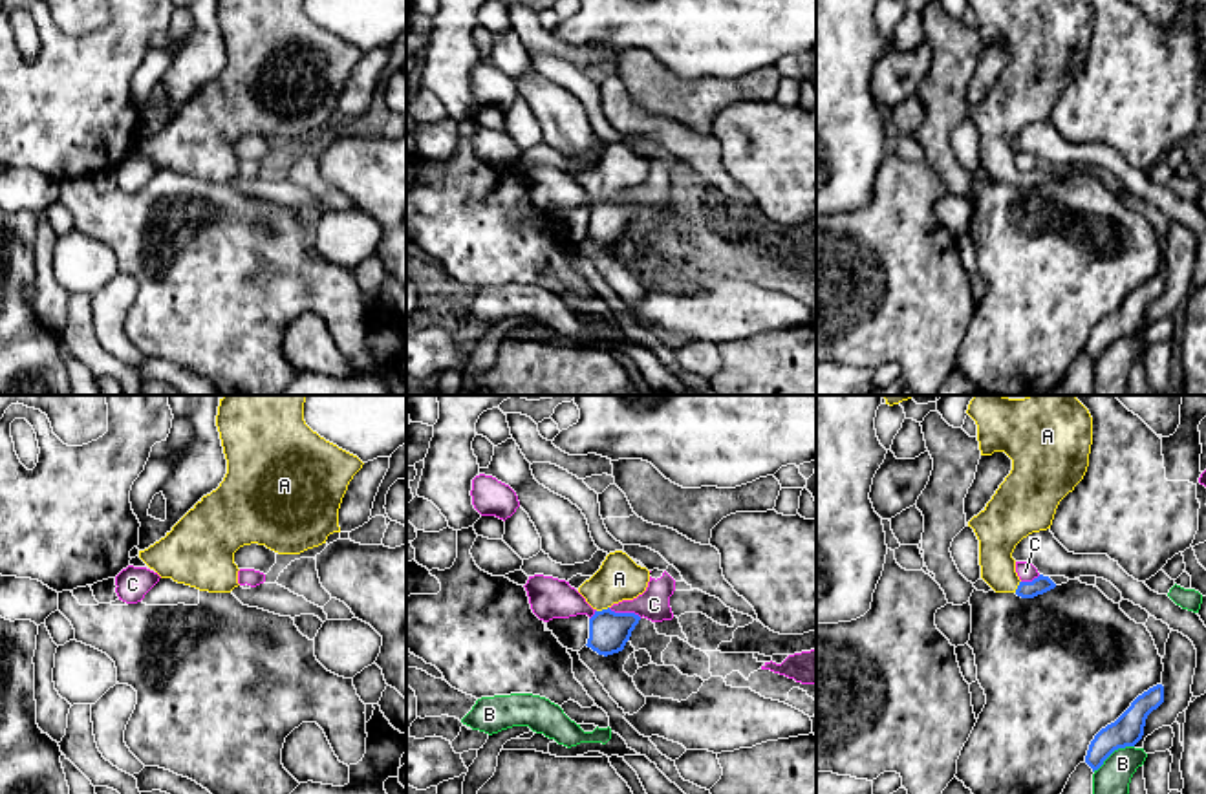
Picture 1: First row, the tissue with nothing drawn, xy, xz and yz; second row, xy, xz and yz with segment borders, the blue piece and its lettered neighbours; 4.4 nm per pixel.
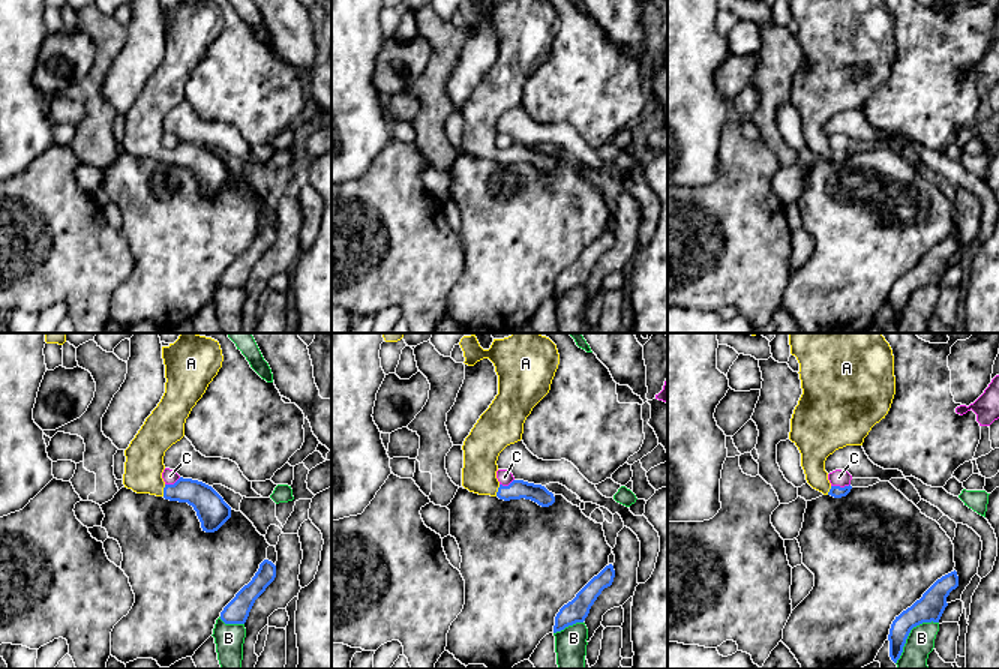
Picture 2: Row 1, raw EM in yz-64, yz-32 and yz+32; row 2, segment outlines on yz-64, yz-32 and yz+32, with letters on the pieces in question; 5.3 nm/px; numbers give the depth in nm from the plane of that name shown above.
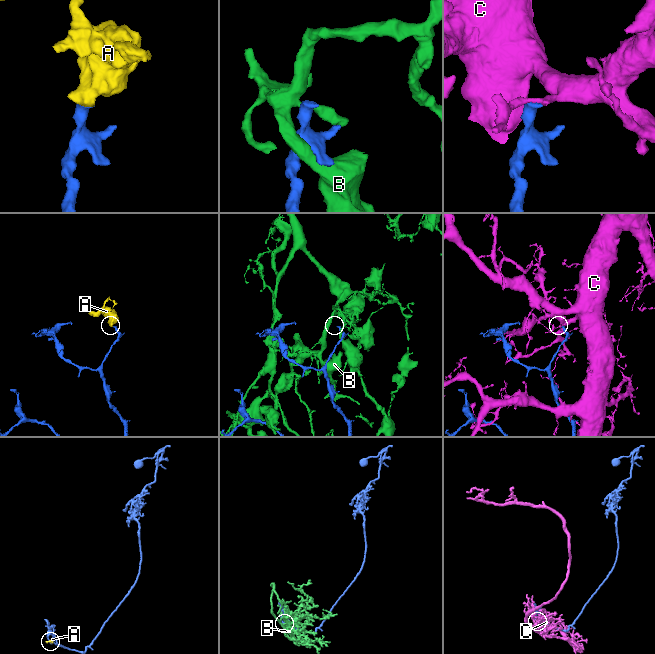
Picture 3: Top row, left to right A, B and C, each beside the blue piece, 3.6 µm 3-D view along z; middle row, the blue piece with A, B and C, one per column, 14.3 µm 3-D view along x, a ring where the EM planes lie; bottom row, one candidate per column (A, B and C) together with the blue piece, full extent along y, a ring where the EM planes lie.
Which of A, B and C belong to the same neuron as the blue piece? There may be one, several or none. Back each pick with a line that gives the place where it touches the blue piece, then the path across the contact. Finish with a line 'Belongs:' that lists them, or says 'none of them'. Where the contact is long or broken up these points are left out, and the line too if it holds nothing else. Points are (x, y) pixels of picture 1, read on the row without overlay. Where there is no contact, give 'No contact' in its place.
A: Touches blue at xz (602, 200). Path across: xz (608, 222), (602, 200), (602, 185), (619, 169)
Belongs: A

